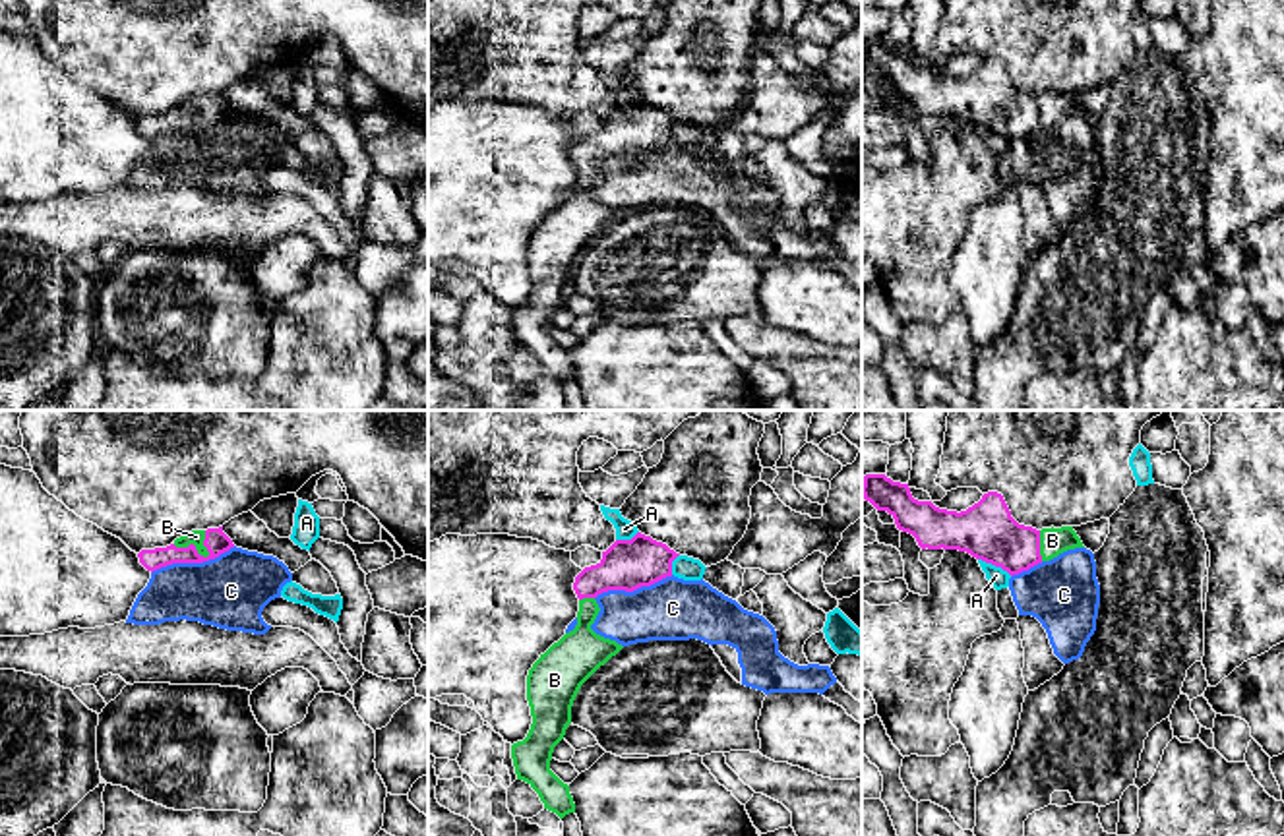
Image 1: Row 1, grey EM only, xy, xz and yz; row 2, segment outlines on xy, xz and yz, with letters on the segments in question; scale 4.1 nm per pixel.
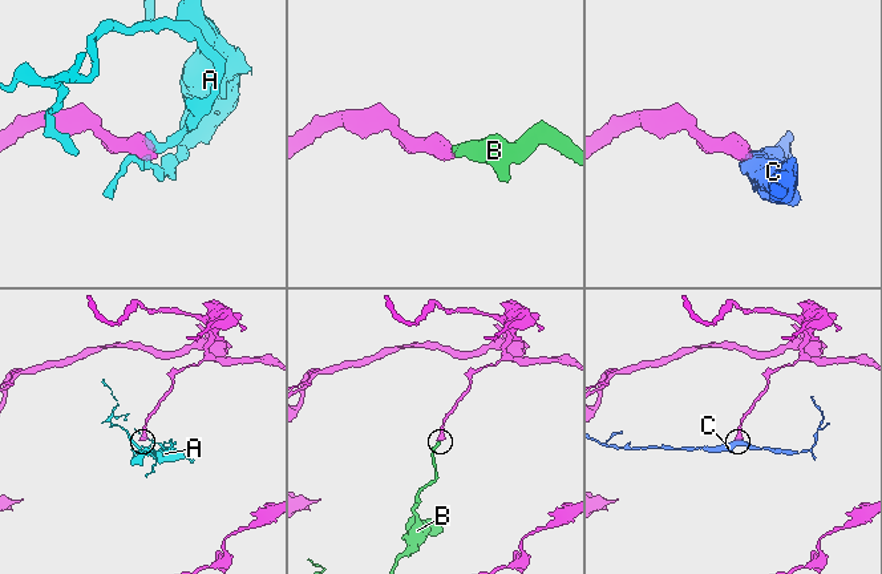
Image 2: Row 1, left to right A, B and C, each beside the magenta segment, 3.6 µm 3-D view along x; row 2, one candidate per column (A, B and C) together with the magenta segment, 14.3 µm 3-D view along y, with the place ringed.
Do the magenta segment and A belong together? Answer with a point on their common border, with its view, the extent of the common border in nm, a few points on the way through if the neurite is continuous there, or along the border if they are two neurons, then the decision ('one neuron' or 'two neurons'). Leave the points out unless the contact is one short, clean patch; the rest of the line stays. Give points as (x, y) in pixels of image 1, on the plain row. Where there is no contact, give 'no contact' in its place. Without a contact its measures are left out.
meets magenta in yz at (996, 132); contact 160 nm long; border along yz (978, 124), (1000, 132), (1011, 142); two neurons

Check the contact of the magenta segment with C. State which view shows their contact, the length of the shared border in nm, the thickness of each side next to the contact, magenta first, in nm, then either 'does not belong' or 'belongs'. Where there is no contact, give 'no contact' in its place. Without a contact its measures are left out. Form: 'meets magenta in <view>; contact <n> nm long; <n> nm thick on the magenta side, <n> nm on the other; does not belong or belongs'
meets magenta in xy; contact 360 nm long; 100 nm thick on the magenta side, 300 nm on the other; does not belong

